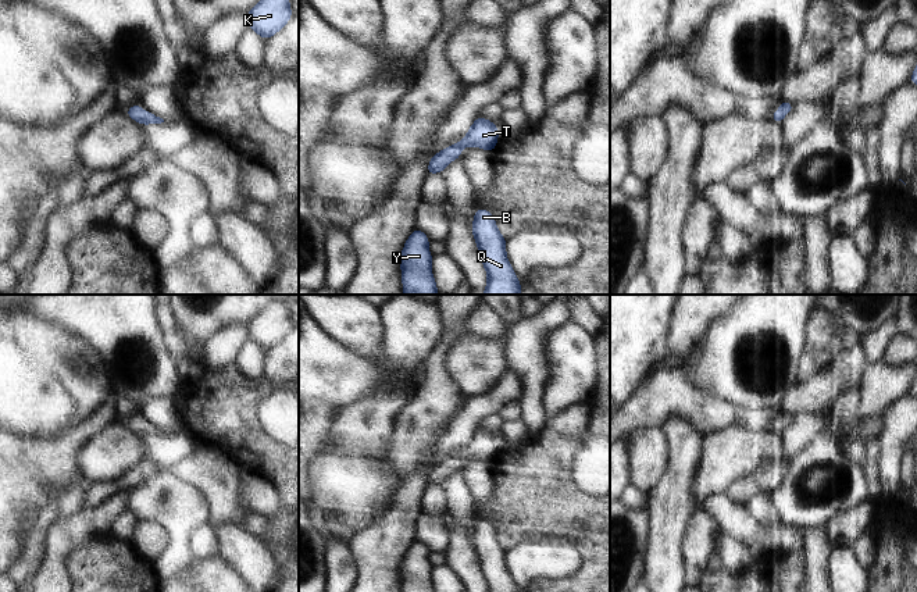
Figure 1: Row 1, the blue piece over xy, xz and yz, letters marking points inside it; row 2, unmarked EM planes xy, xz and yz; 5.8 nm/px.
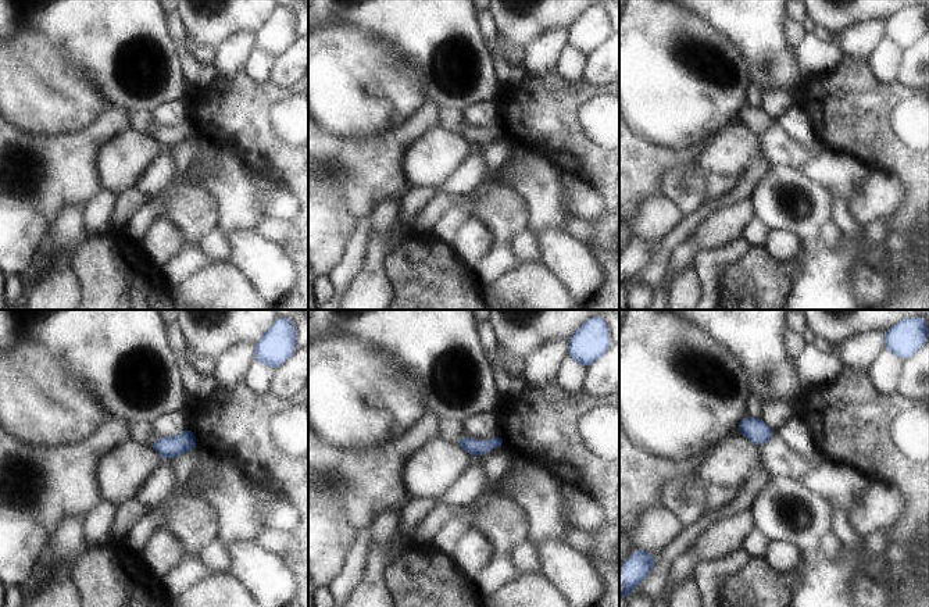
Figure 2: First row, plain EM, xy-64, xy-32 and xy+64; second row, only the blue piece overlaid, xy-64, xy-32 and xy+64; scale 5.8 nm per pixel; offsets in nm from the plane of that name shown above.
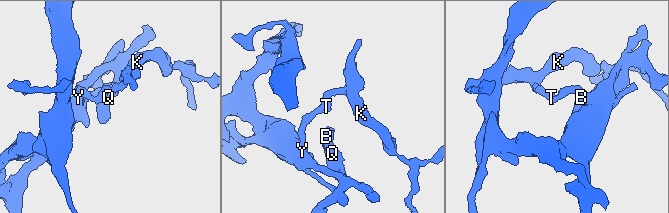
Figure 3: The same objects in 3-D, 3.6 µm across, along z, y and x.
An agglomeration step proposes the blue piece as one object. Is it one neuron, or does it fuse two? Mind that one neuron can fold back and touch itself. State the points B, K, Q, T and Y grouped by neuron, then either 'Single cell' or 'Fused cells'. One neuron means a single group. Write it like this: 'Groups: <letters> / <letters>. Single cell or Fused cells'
Groups: B K Q T Y. Single cell

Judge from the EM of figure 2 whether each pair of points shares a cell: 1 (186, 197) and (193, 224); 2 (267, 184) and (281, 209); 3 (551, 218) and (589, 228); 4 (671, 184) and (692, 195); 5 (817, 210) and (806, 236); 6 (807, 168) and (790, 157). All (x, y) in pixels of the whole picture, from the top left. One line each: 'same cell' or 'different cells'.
1: same cell
2: same cell
3: different cells
4: same cell
5: same cell
6: different cells

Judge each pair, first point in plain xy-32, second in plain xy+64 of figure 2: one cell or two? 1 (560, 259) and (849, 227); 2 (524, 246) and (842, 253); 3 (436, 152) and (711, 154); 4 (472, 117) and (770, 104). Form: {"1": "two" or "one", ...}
{"1": "one", "2": "two", "3": "one", "4": "two"}

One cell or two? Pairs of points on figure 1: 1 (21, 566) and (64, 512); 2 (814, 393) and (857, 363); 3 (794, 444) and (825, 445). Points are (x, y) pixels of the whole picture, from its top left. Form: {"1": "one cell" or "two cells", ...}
{"1": "two cells", "2": "one cell", "3": "two cells"}

